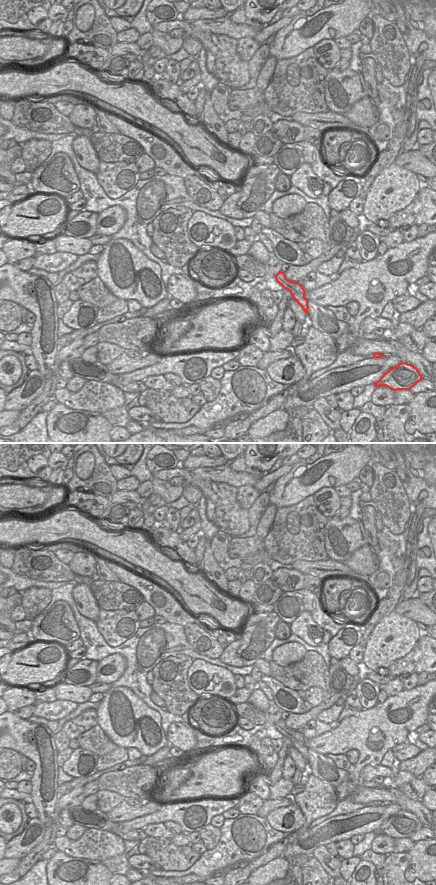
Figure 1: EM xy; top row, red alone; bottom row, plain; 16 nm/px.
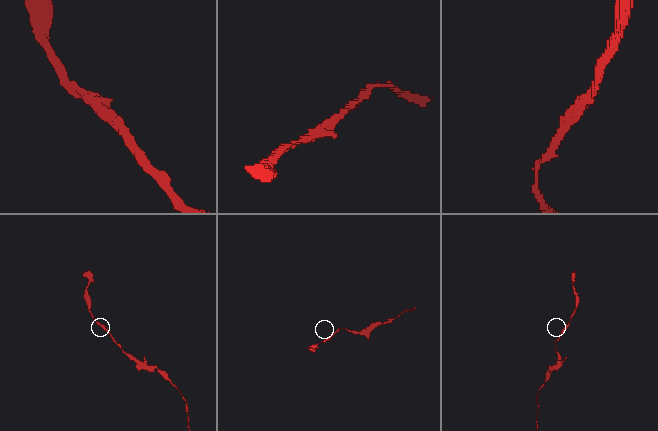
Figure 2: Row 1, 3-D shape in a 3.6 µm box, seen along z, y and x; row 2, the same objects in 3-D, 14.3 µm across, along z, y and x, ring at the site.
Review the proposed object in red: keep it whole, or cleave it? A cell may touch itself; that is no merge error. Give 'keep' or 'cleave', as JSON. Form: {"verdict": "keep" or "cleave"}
{"verdict": "keep"}

